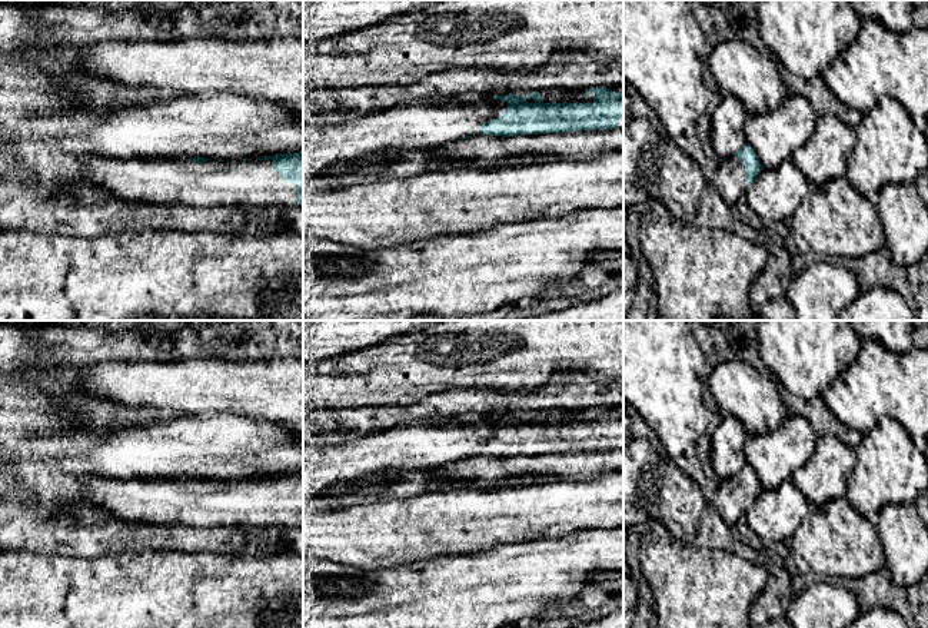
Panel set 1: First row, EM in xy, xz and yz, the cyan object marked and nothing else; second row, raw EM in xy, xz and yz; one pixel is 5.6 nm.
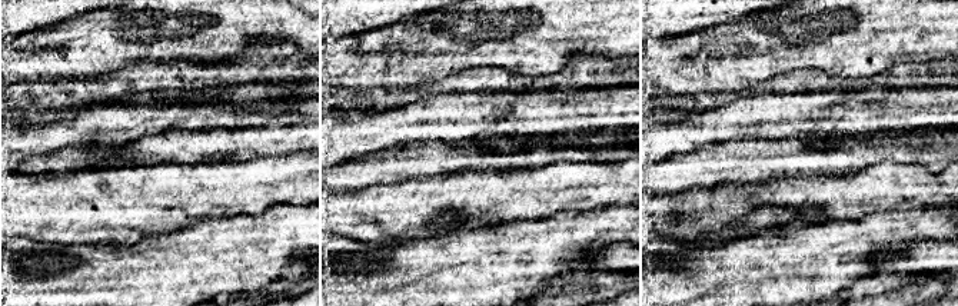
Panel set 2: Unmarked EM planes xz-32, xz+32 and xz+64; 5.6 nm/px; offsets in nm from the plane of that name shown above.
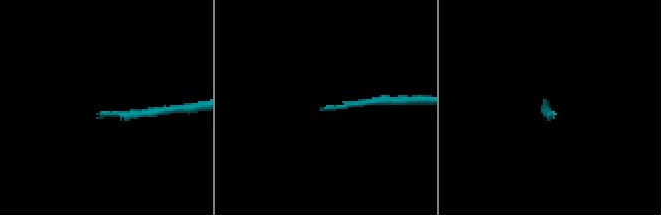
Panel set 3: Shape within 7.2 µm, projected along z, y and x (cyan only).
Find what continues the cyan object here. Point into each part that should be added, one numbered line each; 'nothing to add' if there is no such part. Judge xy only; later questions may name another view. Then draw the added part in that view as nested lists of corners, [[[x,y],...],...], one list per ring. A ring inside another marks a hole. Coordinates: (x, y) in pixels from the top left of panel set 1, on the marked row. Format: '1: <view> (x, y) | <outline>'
1: xy (253, 182) | [[[100,153],[80,169],[71,180],[77,187],[90,182],[103,187],[110,196],[122,200],[140,200],[147,203],[176,203],[200,207],[249,205],[249,206],[296,206],[297,185],[285,183],[273,169],[273,160],[186,162],[177,159],[120,159],[114,154]]]

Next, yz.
1: yz (729, 182) | [[[734,154],[729,159],[719,162],[718,172],[709,182],[722,202],[728,206],[735,205],[746,193],[746,169],[742,162]]]

